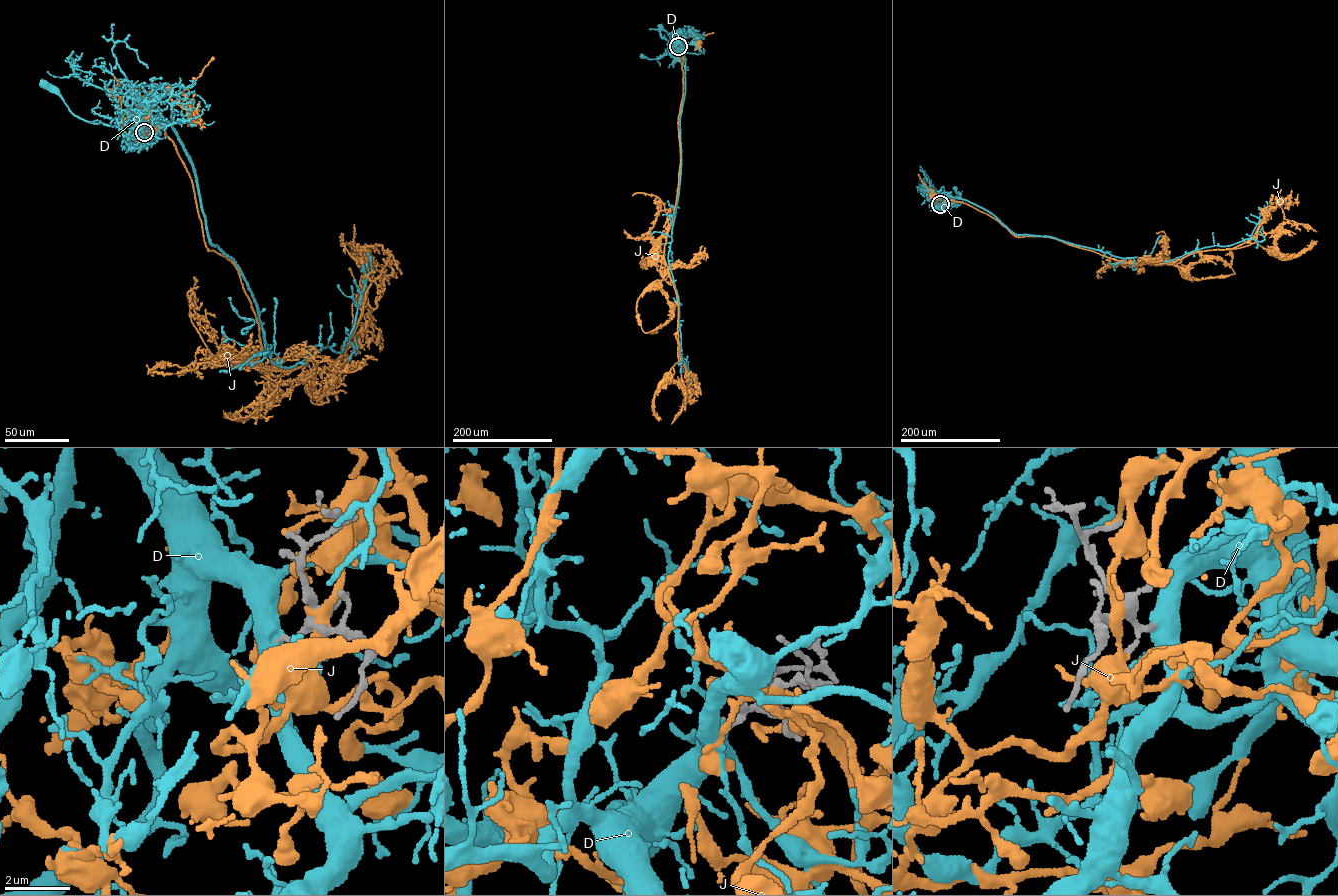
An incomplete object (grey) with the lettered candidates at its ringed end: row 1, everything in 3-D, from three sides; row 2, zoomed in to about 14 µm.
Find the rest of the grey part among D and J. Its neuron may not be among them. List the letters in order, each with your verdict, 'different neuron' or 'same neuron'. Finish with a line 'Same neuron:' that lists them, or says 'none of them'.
D: same neuron
J: different neuron
Same neuron: D

